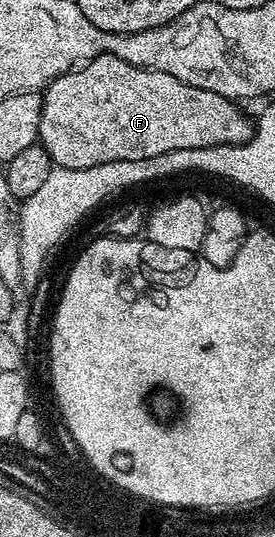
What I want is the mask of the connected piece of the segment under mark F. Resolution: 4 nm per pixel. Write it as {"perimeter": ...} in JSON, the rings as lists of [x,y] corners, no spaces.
{"perimeter":[[[112,55],[91,59],[57,77],[47,84],[42,96],[38,142],[49,153],[52,164],[65,169],[89,169],[109,161],[145,161],[145,157],[161,157],[161,153],[173,153],[173,149],[247,143],[253,134],[252,116],[250,119],[236,100],[221,97],[221,93],[209,93],[209,89],[185,85],[185,81],[177,81],[169,73],[129,65],[129,61]]]}

